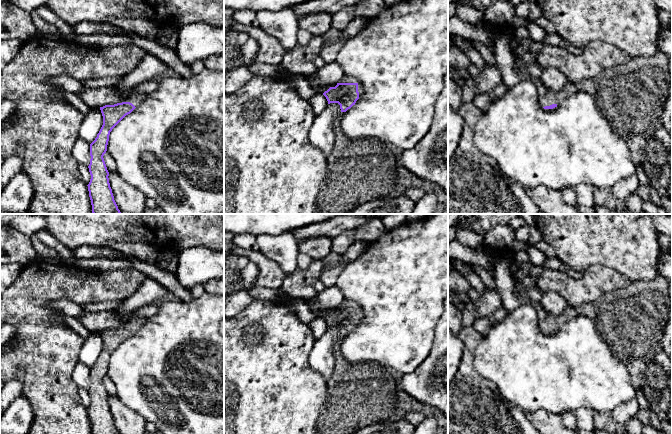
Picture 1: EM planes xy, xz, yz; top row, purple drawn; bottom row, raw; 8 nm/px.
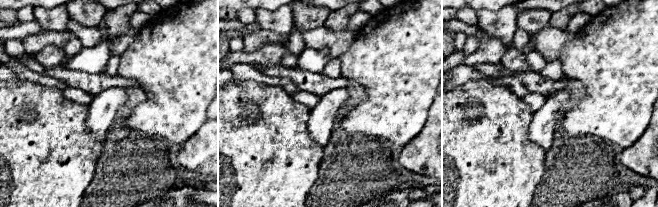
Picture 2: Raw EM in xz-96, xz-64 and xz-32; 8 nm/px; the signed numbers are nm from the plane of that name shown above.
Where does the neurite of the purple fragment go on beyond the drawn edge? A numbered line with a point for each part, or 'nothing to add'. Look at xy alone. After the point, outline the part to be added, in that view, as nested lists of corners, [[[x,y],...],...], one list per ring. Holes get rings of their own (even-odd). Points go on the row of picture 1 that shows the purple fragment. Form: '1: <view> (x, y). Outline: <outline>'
1: xy (136, 99). Outline: [[[133,93],[125,102],[132,103],[135,107],[139,106],[146,97],[146,93]]]

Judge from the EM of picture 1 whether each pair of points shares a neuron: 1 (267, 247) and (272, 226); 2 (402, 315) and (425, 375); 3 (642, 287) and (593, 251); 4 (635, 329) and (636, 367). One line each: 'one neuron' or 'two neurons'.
1: two neurons
2: two neurons
3: two neurons
4: two neurons

